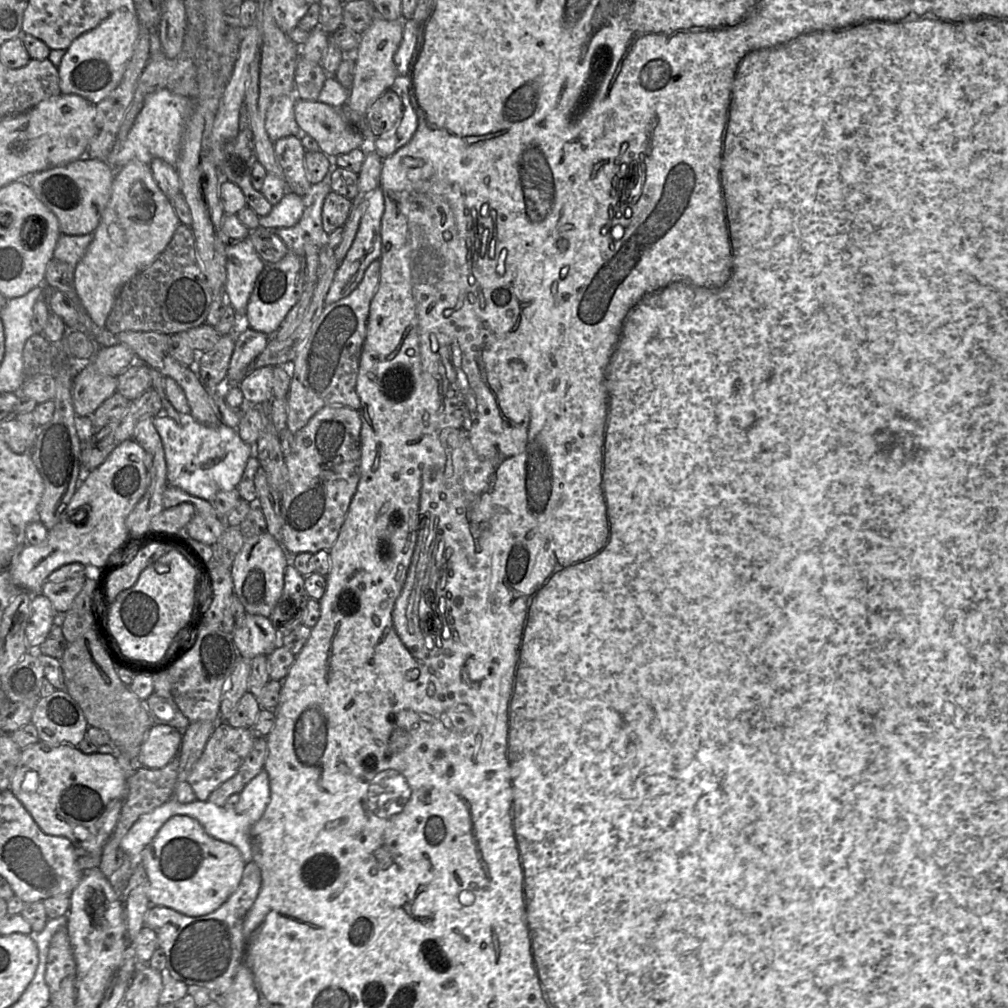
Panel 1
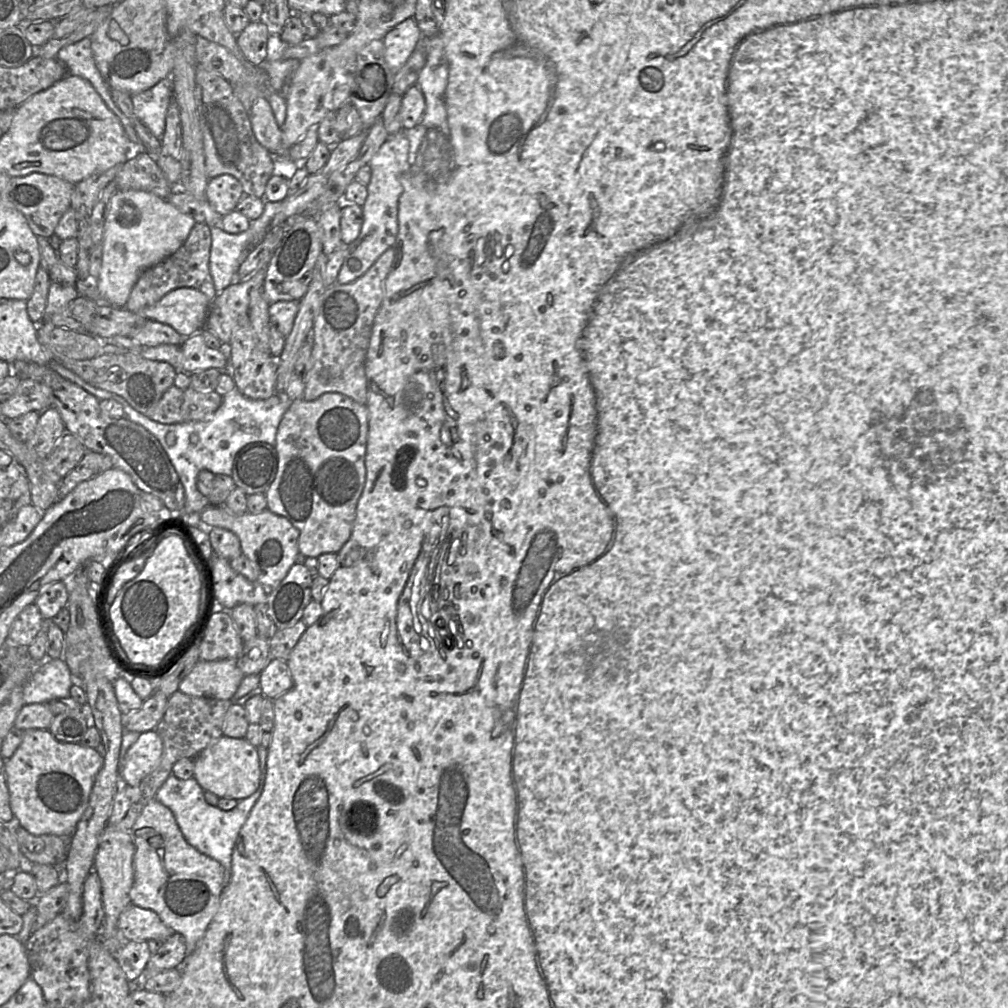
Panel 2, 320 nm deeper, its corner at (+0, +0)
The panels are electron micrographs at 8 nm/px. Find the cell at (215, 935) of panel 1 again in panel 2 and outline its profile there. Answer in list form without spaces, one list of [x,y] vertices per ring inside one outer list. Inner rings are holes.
[[[133,904],[120,914],[118,929],[124,942],[167,939],[174,933],[156,912]]]

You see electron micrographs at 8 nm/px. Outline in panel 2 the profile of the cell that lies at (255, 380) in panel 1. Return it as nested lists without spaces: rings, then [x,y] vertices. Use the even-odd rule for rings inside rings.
[[[201,333],[184,337],[180,345],[180,370],[187,374],[216,368],[226,370],[229,365],[228,354],[225,349],[211,349],[206,346]]]

